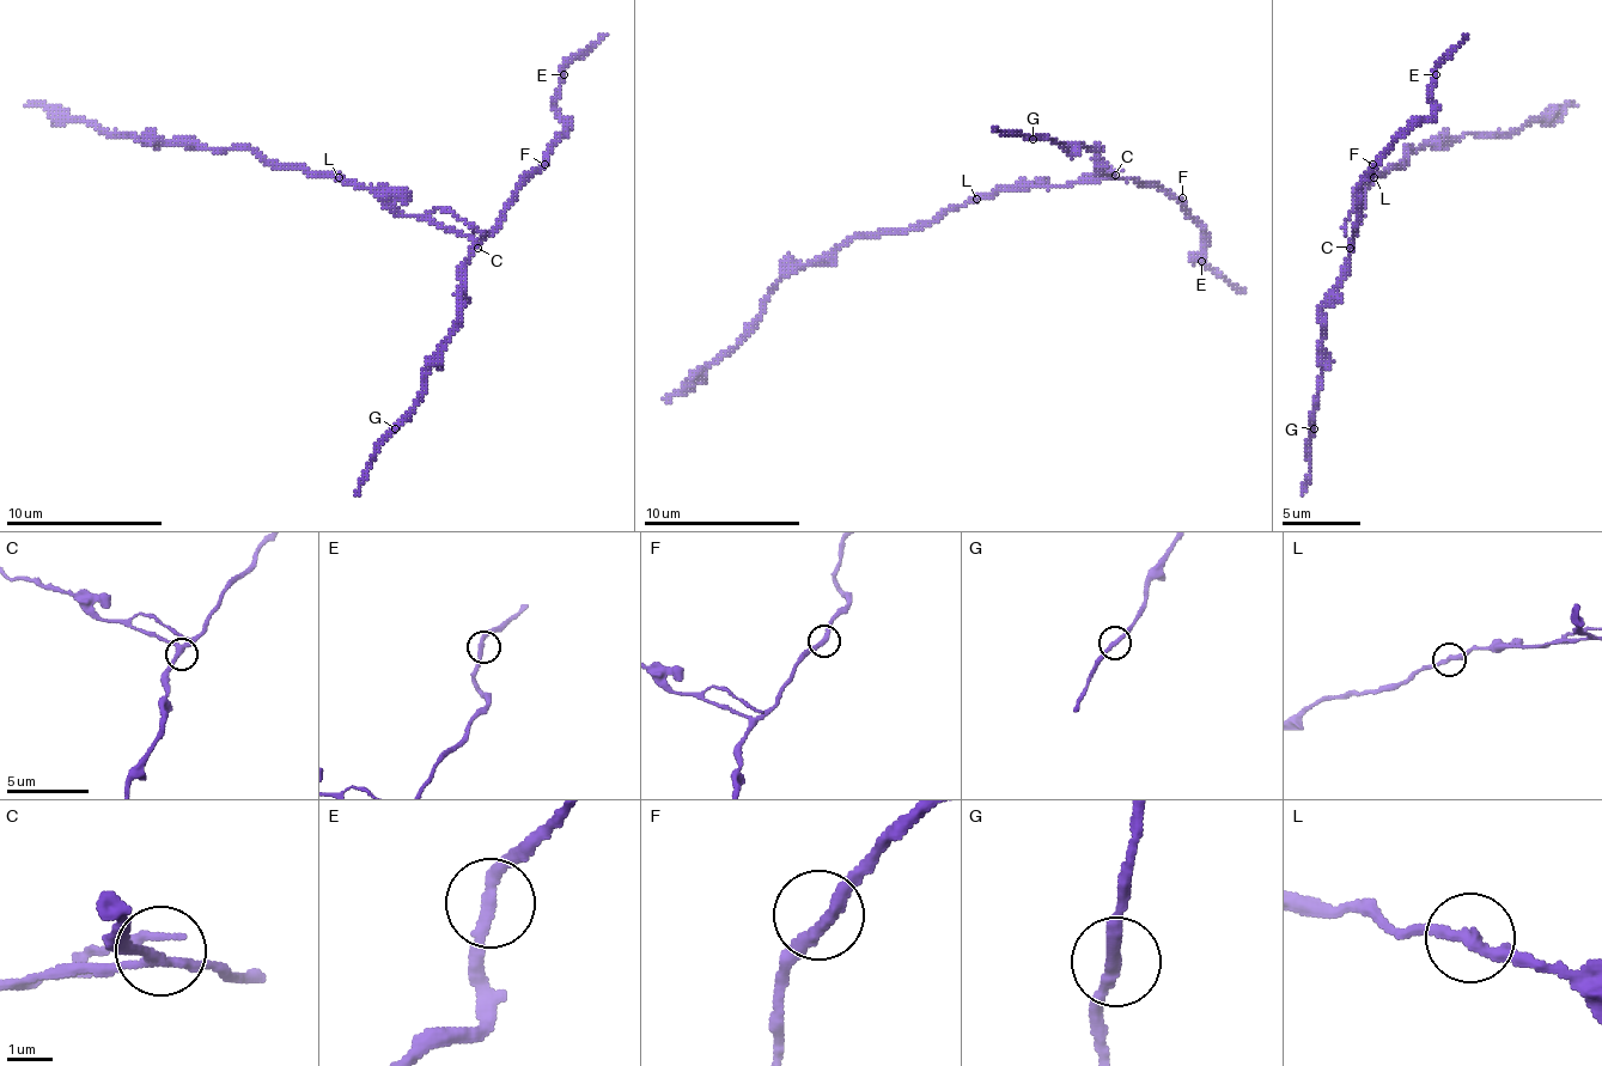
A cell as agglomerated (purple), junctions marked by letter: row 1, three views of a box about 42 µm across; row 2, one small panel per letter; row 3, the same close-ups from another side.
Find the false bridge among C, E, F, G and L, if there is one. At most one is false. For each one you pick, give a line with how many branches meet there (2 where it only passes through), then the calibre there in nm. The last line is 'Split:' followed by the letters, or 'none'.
Split: none

